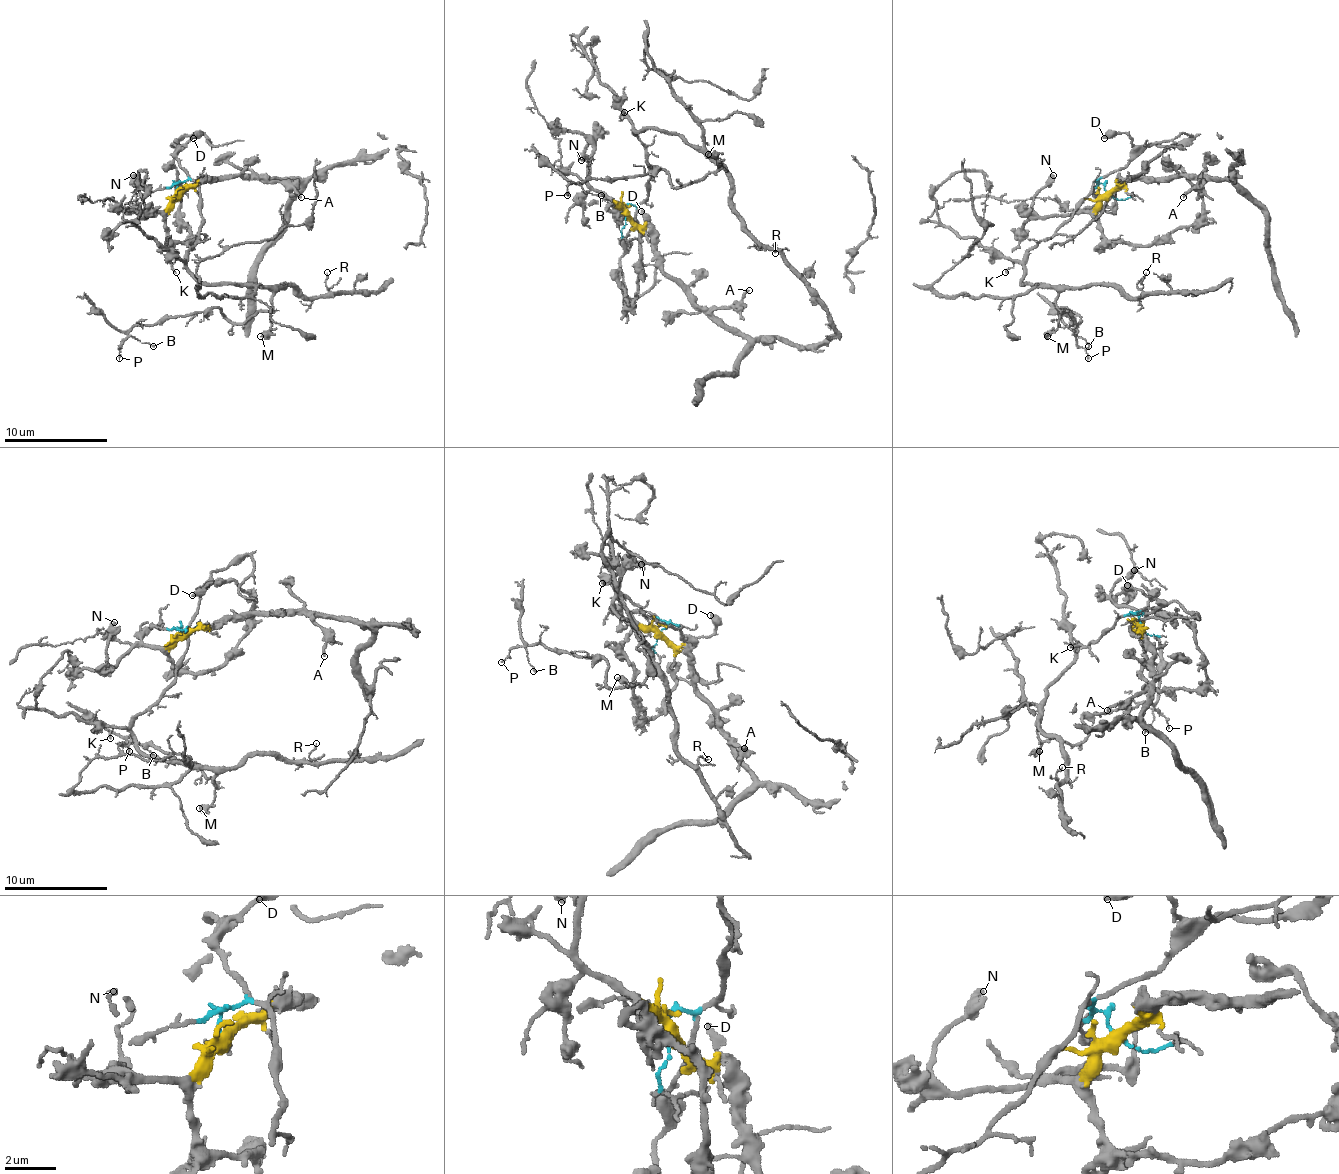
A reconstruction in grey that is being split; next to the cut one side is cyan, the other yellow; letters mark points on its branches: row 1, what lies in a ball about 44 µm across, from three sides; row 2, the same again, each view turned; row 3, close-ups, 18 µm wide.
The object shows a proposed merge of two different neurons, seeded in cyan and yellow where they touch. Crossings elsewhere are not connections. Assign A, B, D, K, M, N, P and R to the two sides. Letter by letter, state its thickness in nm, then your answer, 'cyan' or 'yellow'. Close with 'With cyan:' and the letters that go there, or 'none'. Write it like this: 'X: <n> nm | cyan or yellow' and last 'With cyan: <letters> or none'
A: 170 nm | yellow
B: 110 nm | cyan
D: 400 nm | cyan
K: 120 nm | cyan
M: 320 nm | cyan
N: 400 nm | yellow
P: 110 nm | cyan
R: 120 nm | cyan
With cyan: B, D, K, M, P, R

